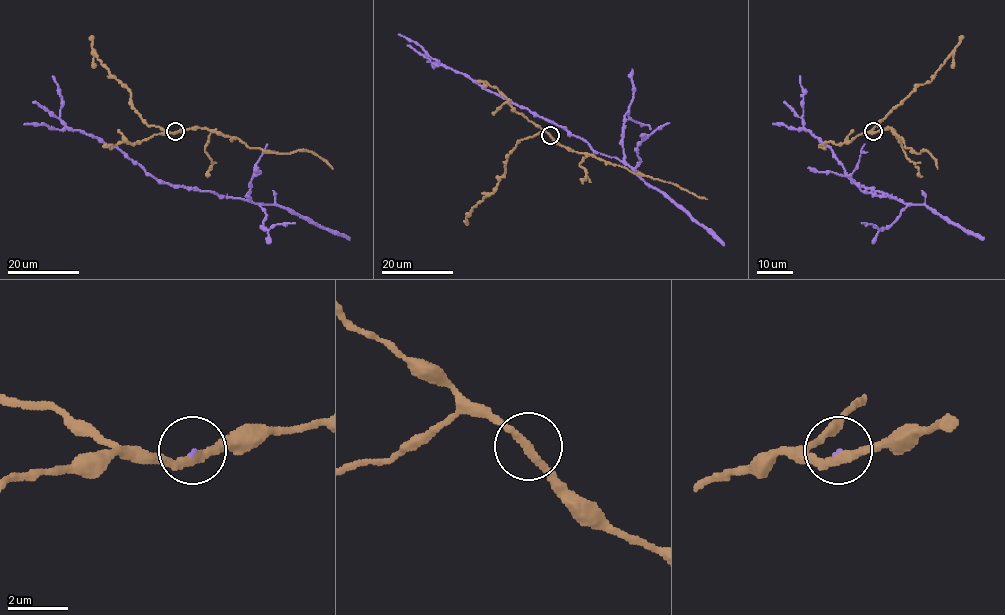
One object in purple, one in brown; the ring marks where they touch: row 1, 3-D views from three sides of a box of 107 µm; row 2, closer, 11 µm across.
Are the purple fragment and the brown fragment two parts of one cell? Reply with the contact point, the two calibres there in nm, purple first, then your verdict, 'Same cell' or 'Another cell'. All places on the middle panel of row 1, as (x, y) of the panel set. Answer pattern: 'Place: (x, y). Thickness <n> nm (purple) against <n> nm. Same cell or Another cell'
Place: (550, 135). Thickness 50 nm (purple) against 280 nm. Another cell

